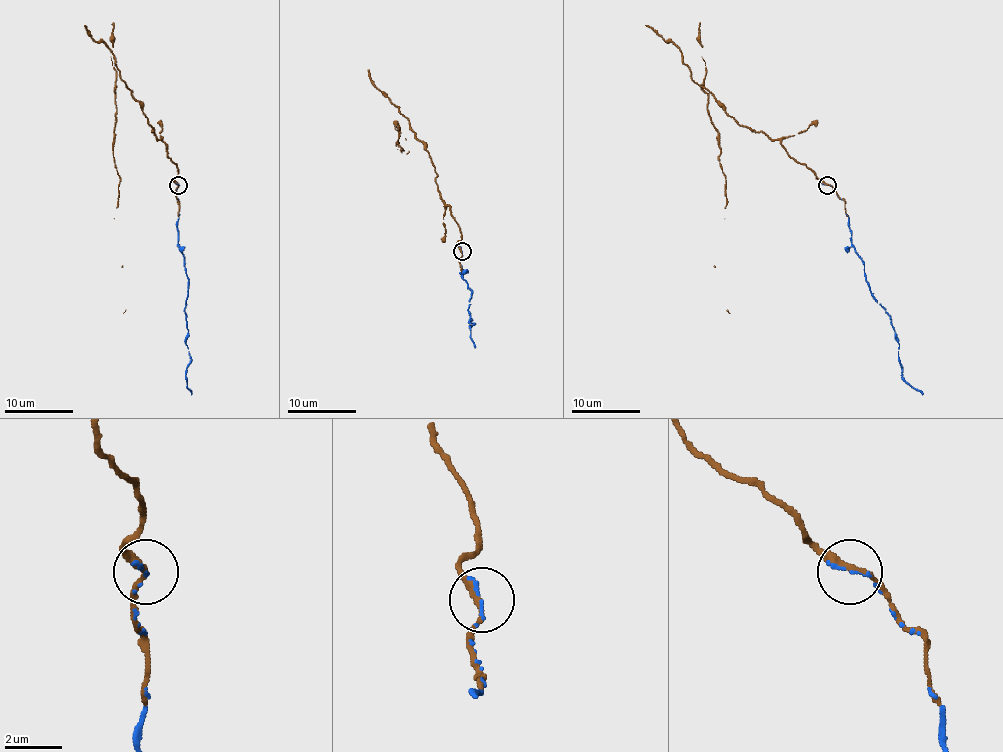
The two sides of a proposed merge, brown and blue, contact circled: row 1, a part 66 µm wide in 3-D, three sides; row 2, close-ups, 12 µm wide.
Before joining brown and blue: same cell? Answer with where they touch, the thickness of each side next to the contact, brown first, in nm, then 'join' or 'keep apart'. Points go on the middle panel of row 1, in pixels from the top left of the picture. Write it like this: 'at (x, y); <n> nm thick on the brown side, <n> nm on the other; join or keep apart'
at (462, 251); 240 nm thick on the brown side, 100 nm on the other; join

